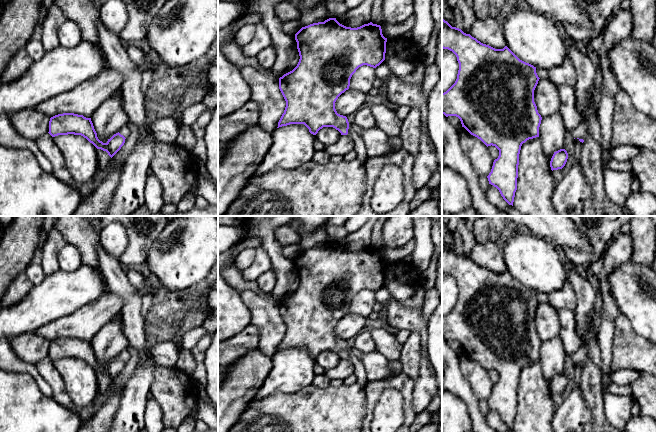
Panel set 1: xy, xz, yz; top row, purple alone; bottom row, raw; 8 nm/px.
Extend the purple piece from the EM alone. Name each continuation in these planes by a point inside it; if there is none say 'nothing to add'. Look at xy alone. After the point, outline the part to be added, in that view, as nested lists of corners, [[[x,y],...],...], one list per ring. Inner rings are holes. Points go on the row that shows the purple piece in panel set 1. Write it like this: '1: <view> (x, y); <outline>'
1: xy (125, 131); [[[124,126],[123,128],[120,129],[119,133],[123,135],[125,138],[128,138],[131,134],[131,130],[129,126]]]

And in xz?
1: xz (360, 149); [[[349,123],[349,129],[347,134],[353,141],[355,145],[355,152],[357,154],[357,159],[365,164],[368,160],[368,155],[365,148],[365,143],[361,134],[356,133],[352,130],[351,124]]]

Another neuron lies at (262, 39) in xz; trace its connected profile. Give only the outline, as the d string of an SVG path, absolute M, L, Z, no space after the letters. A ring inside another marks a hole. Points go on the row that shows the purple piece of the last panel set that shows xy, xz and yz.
M262 24L256 25L253 39L246 45L241 46L241 52L249 57L256 57L262 50L272 46L272 38L267 28Z

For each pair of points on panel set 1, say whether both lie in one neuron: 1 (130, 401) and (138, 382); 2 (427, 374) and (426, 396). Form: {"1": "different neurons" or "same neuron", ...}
{"1": "same neuron", "2": "same neuron"}

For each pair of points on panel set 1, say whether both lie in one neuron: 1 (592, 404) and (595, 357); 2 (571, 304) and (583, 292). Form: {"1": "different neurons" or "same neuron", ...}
{"1": "same neuron", "2": "different neurons"}

